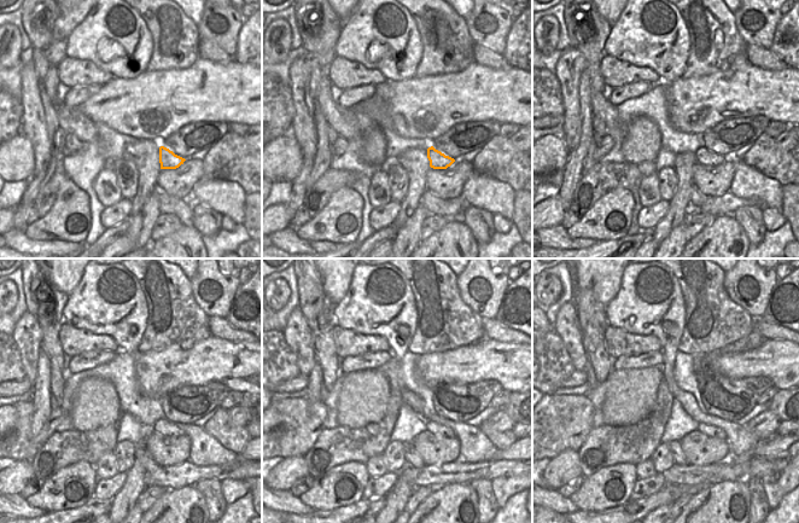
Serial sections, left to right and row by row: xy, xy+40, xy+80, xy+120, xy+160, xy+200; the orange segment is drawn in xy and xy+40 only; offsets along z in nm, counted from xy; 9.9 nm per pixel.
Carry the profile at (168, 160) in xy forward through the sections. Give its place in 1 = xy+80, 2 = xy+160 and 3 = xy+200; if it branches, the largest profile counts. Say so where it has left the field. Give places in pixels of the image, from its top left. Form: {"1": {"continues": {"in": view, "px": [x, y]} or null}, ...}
{"1": {"continues": {"in": "xy+80", "px": [703, 156]}}, "2": {"continues": {"in": "xy+160", "px": [437, 429]}}, "3": {"continues": {"in": "xy+200", "px": [710, 430]}}}

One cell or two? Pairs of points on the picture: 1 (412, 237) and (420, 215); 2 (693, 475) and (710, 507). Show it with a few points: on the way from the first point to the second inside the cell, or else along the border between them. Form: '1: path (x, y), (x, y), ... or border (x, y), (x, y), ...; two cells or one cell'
1: path (412, 232), (415, 220); one cell
2: border (735, 480), (721, 481), (707, 486); two cells

